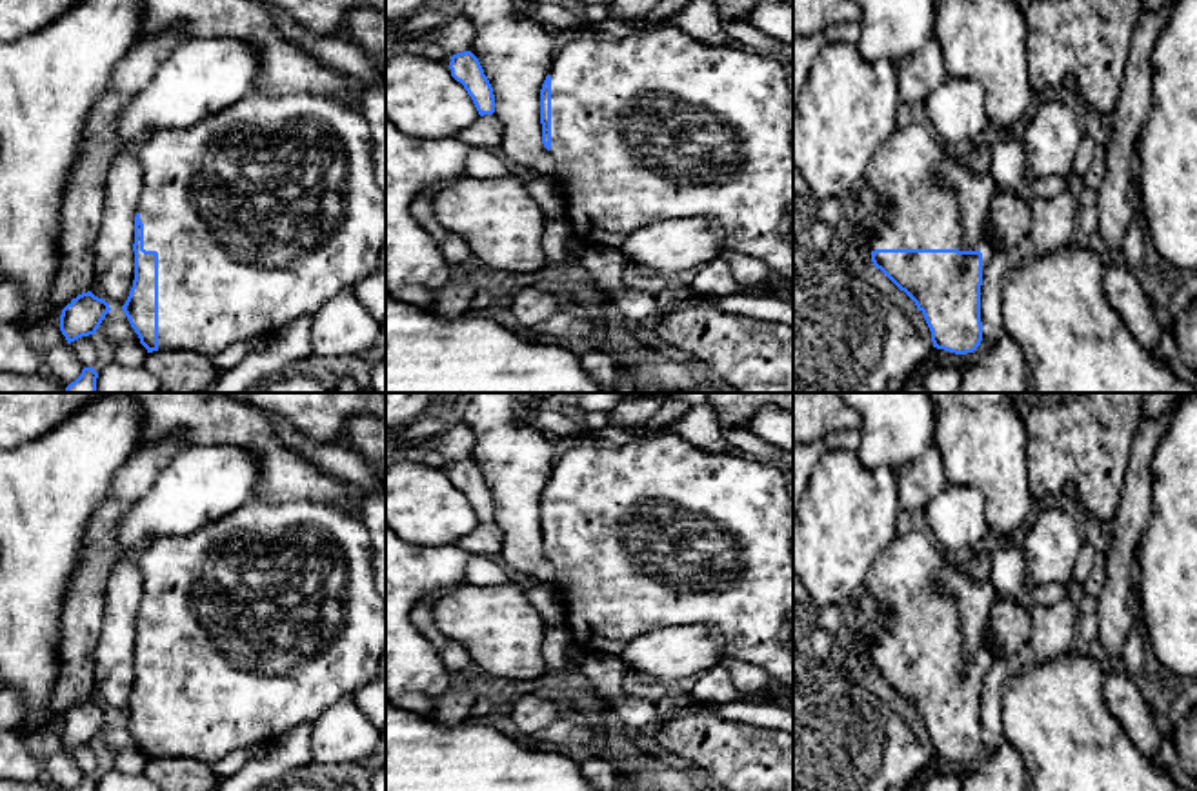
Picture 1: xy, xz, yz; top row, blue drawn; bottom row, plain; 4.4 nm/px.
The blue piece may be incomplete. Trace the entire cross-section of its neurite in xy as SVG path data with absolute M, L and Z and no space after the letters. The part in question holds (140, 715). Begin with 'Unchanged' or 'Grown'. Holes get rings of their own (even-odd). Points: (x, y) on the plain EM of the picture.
Grown. M258 498L191 535L162 536L144 544L136 551L144 595L135 624L135 687L122 716L147 760L193 758L211 766L235 749L269 746L297 726L317 722L337 700L380 676L378 662L386 649L386 600L375 584L369 544L369 535L358 515L347 513L340 506L313 500L269 504Z

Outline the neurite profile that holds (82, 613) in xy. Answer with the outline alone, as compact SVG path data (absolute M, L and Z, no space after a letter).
M173 431L136 451L115 475L89 522L89 551L69 584L62 611L60 673L51 695L53 729L62 716L95 693L95 647L102 631L104 591L124 556L116 529L127 511L153 487L162 469L191 447L186 433Z

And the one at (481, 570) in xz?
M471 555L466 566L464 582L475 586L502 586L513 580L509 578L508 569L498 562L498 558Z

